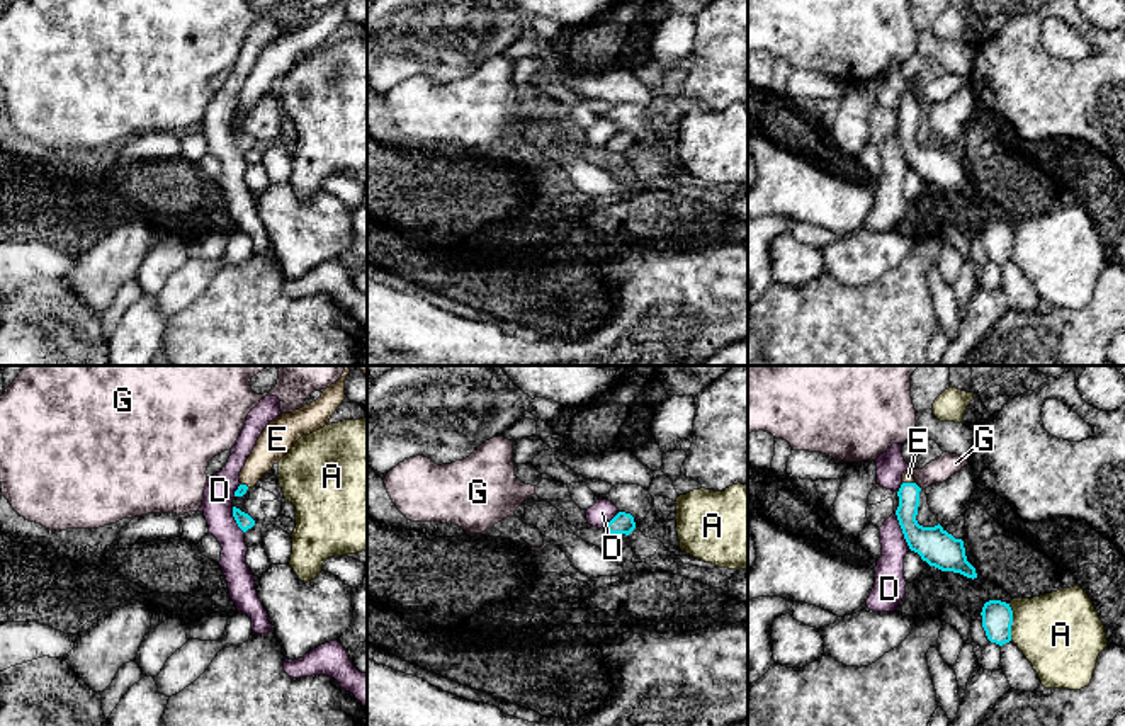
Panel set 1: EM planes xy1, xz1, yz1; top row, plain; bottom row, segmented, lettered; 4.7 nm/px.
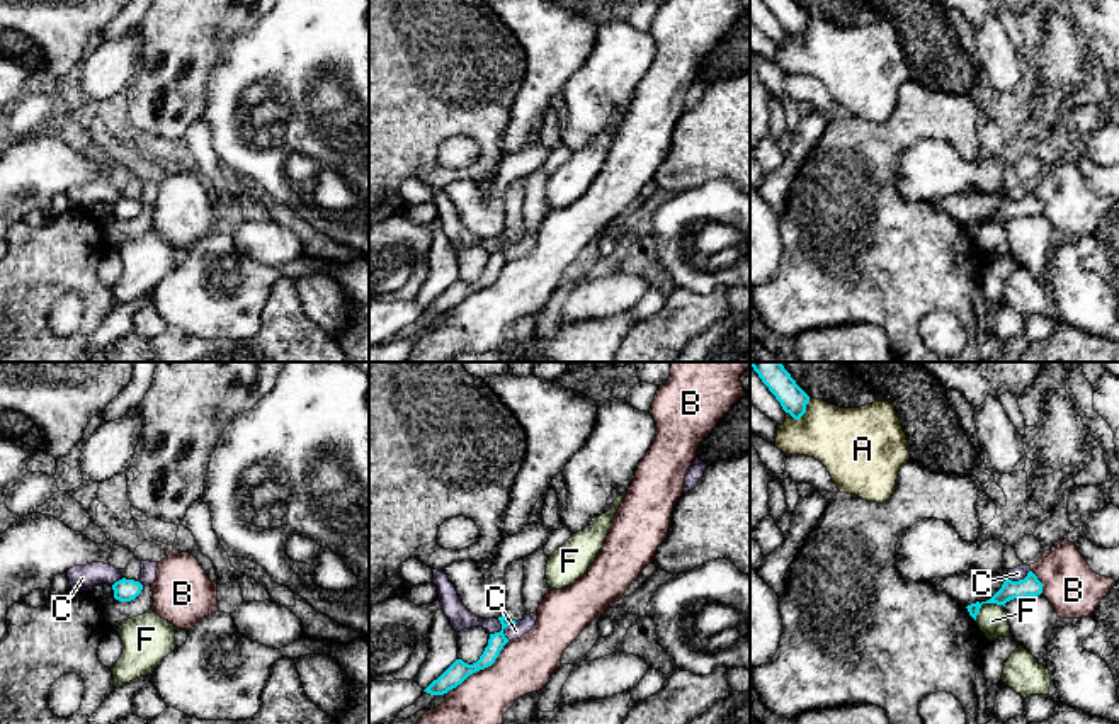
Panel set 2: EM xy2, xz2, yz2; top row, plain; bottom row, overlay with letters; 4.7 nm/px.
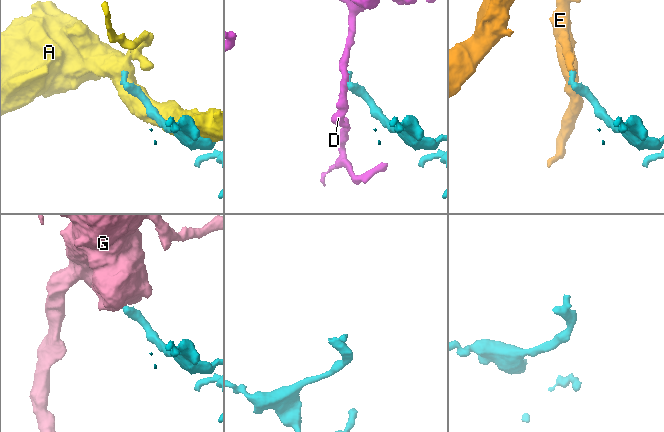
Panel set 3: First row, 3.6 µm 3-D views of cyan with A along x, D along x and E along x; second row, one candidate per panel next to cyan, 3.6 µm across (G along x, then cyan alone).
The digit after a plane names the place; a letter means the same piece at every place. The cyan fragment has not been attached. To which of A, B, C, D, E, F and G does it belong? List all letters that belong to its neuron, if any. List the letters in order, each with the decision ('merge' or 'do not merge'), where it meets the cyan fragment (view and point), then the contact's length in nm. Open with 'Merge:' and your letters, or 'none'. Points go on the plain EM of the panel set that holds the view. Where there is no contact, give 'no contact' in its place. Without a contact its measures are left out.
Merge: E
A: do not merge; meets cyan in yz1 at (1011, 242); contact 180 nm long
B: do not merge; meets cyan in xz2 at (480, 288); contact 400 nm long
C: do not merge; meets cyan in xz2 at (504, 247); contact 150 nm long
D: do not merge; meets cyan in yz1 at (903, 150); contact 180 nm long
E: merge; meets cyan in yz1 at (908, 102); contact 60 nm long
F: do not merge; meets cyan in yz2 at (985, 221); contact 160 nm long
G: do not merge; meets cyan in yz1 at (916, 104); contact 50 nm long

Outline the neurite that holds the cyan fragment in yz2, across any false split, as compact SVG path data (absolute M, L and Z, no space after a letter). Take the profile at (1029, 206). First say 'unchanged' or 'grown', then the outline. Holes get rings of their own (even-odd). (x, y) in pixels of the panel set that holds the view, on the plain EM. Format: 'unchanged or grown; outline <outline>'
unchanged; outline M1029 190L1024 199L1019 199L1019 201L1005 199L1002 207L990 219L981 221L981 223L980 221L971 223L966 228L968 228L969 235L976 240L976 235L978 235L983 223L997 223L997 224L1005 226L1005 223L1014 219L1014 218L1037 216L1041 212L1042 212L1042 202L1037 199L1037 195L1032 190Z

